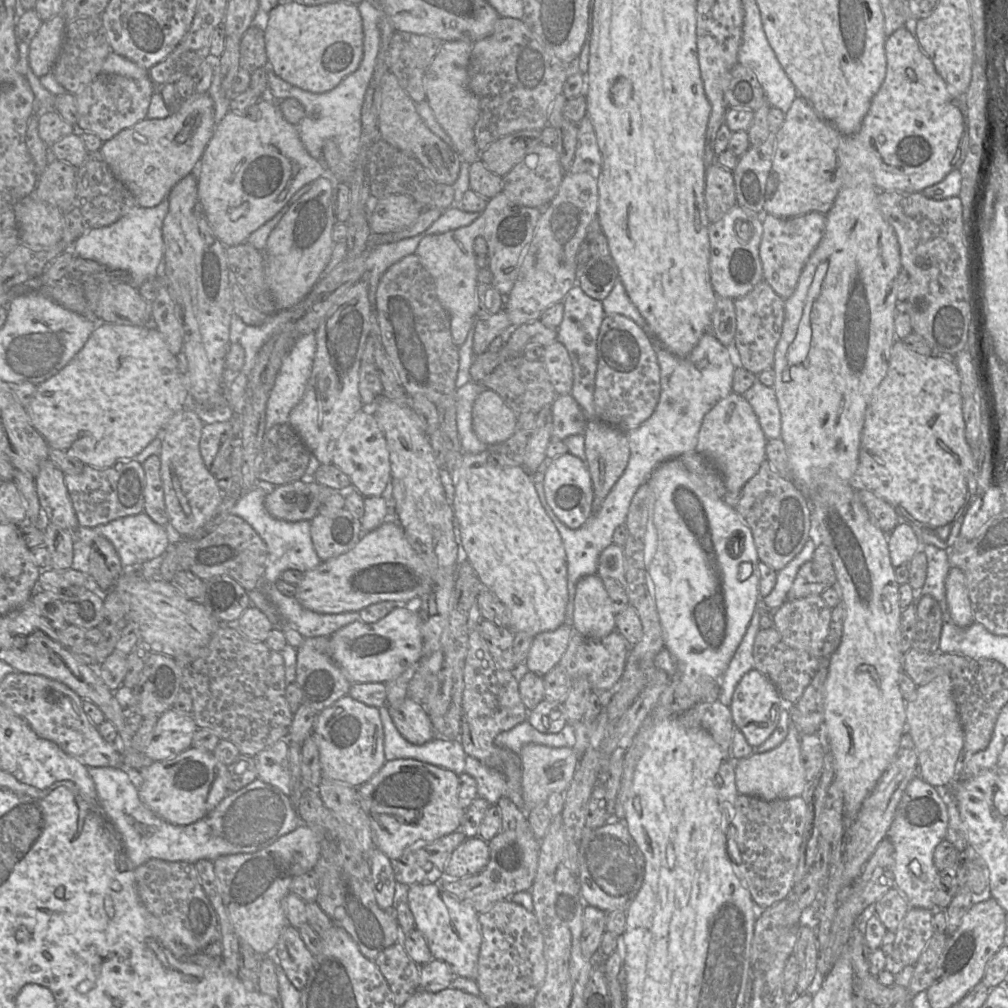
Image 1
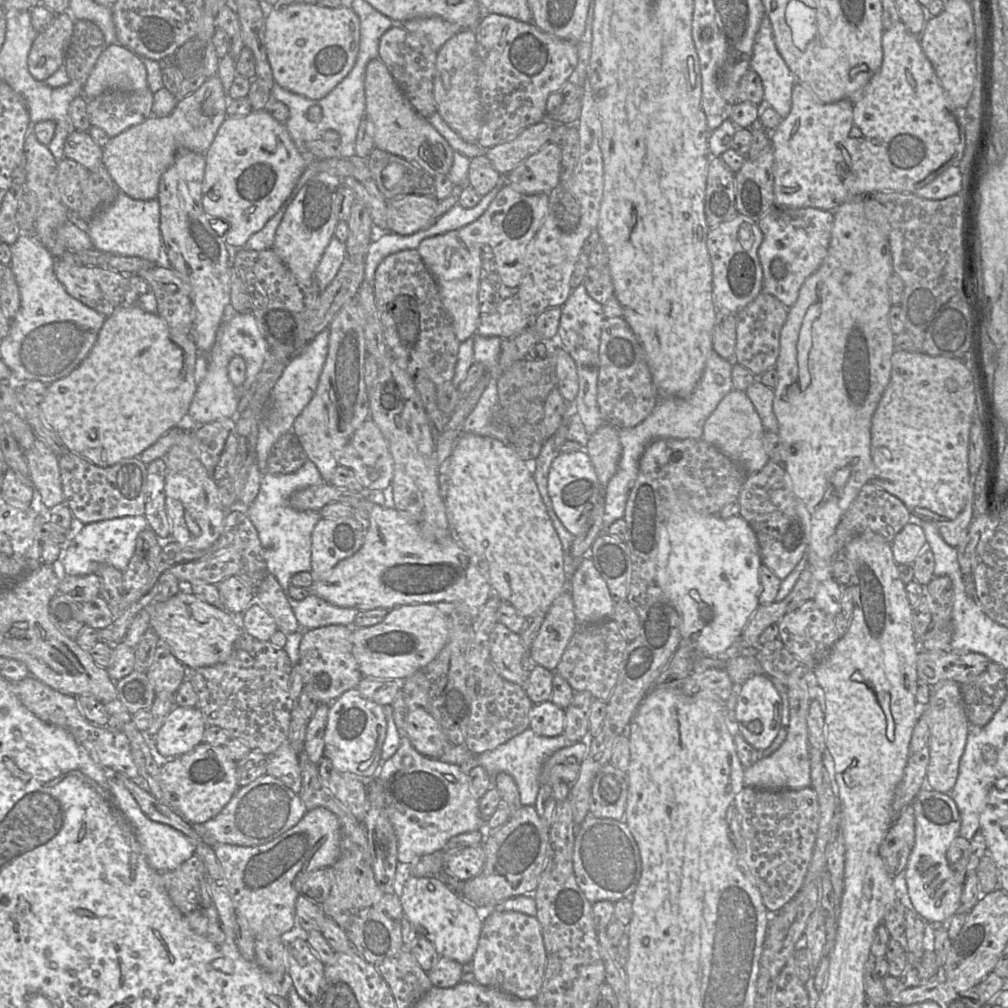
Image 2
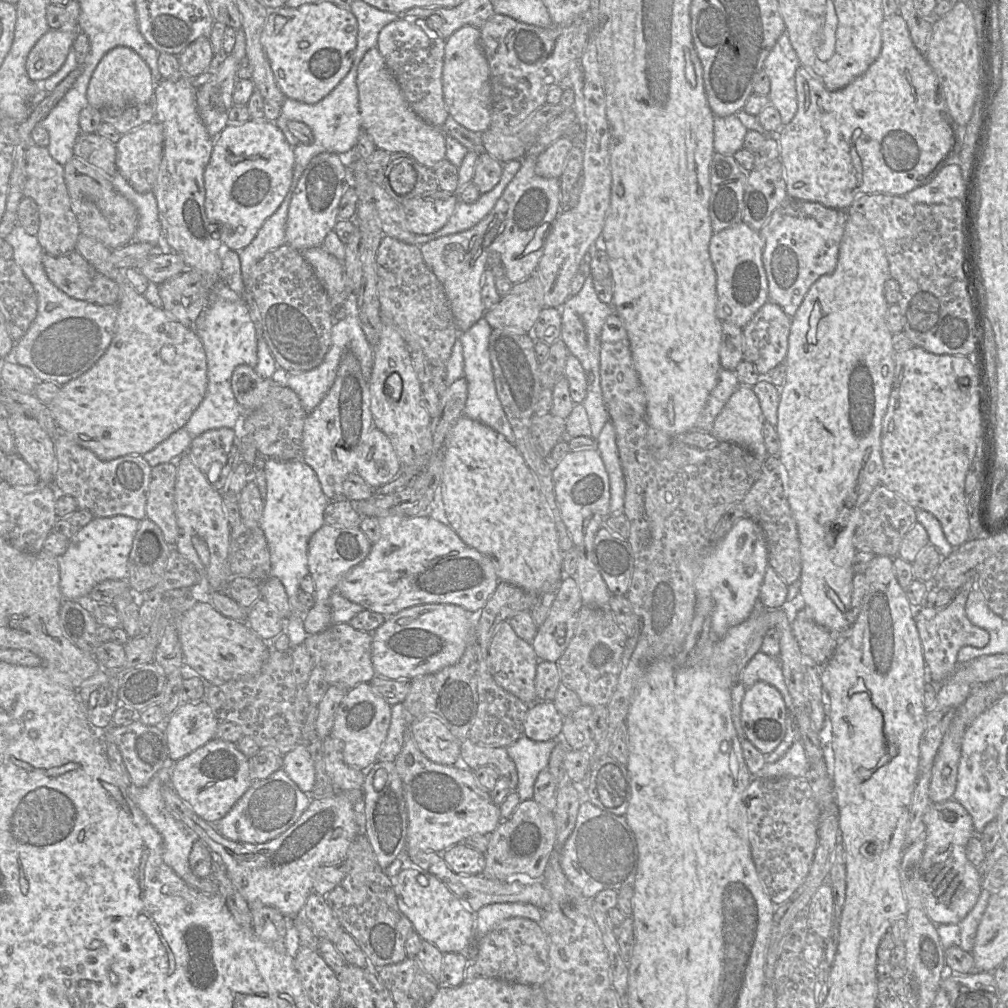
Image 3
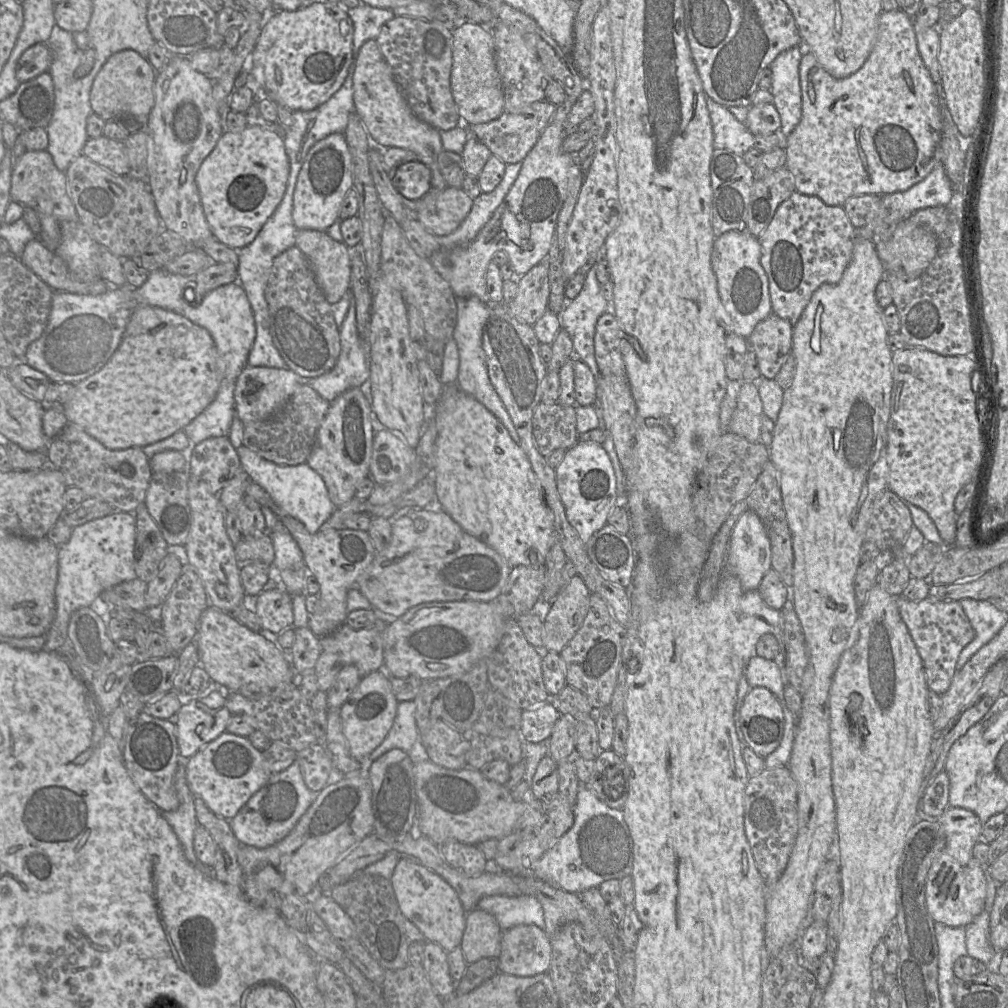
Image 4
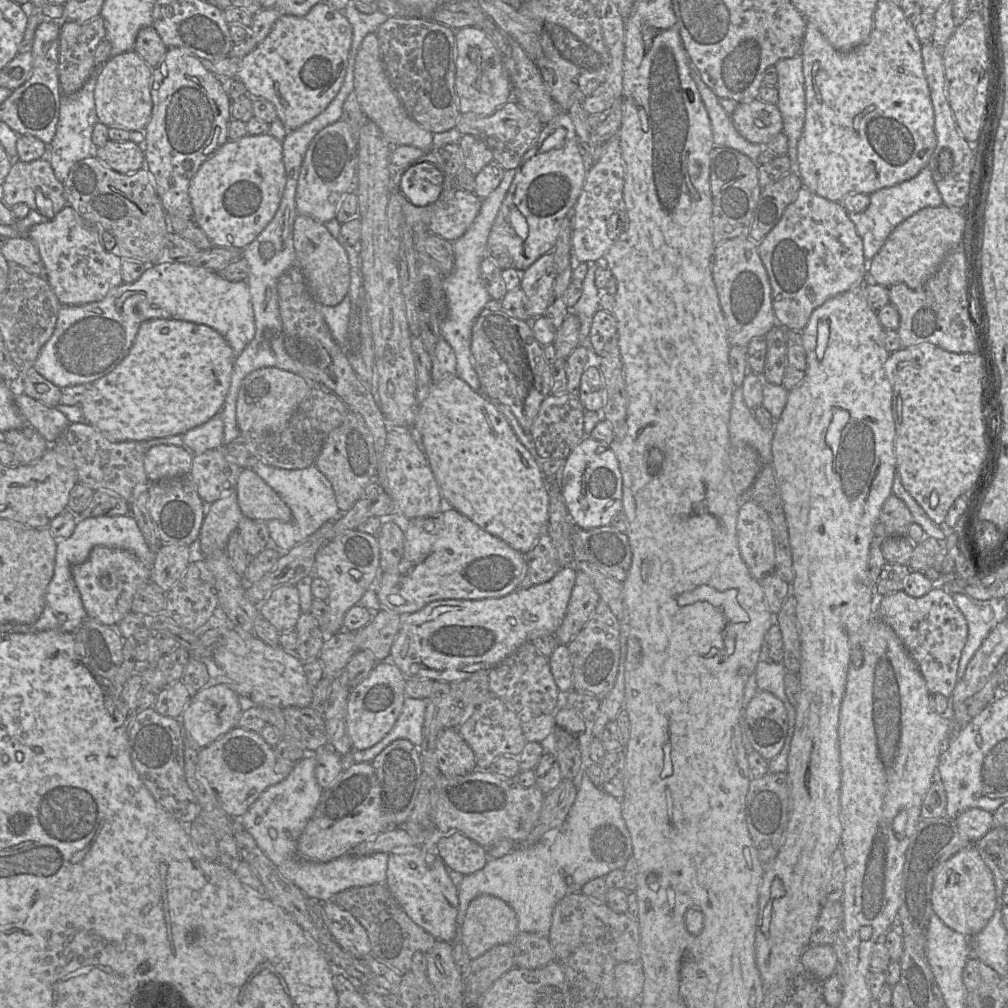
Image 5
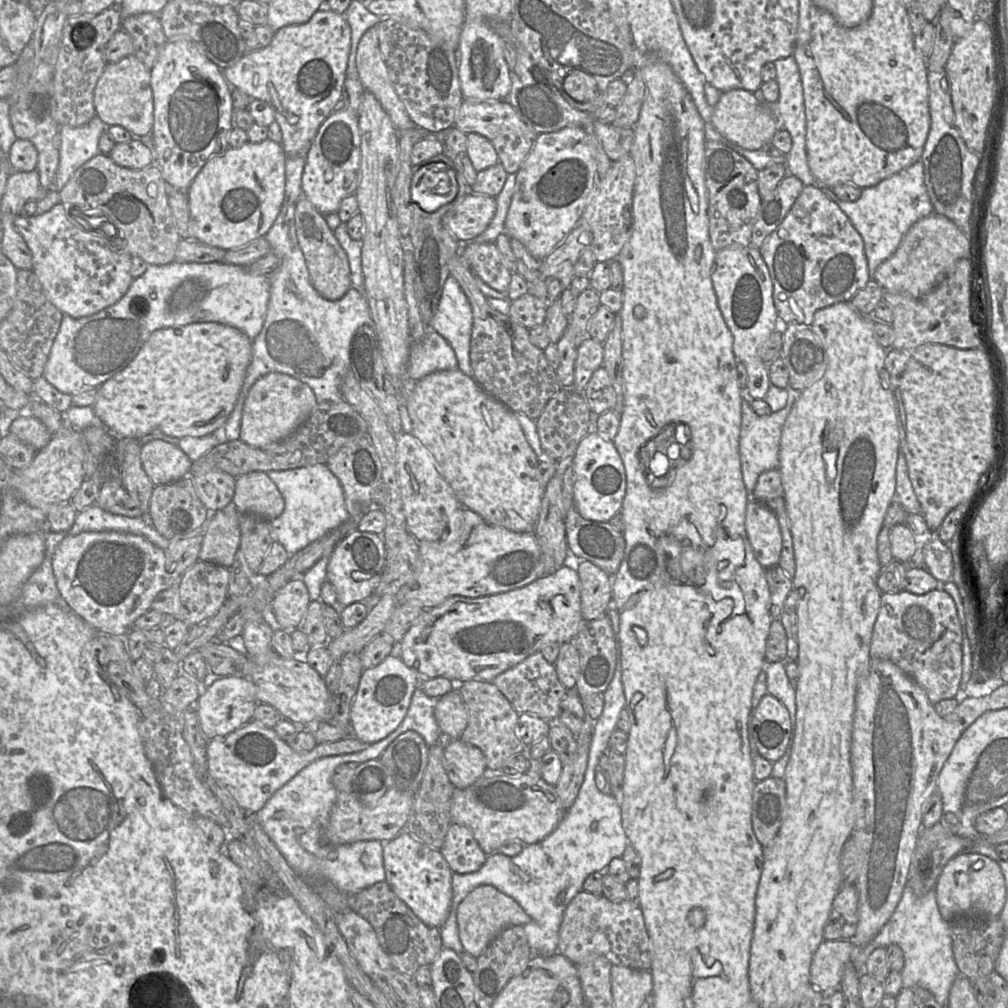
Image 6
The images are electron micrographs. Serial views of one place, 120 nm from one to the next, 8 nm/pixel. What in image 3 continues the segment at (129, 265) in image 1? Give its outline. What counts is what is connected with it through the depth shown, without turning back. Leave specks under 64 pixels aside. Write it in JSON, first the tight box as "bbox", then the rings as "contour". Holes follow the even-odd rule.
{"bbox":[109,173,162,246],"contour":[[[118,173],[109,178],[114,188],[137,209],[139,221],[132,242],[146,242],[153,246],[160,246],[162,243],[162,226],[153,192],[136,192],[125,178]]]}

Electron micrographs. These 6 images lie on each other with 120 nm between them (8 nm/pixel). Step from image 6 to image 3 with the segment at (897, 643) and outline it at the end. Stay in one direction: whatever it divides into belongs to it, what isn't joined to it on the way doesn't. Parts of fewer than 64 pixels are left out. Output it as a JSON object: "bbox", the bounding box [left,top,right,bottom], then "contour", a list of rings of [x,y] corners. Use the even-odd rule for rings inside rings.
{"bbox":[914,579,989,686],"contour":[[[976,579],[968,580],[954,594],[953,599],[931,619],[924,618],[914,611],[917,631],[920,637],[923,657],[927,669],[928,681],[936,686],[943,684],[958,667],[957,654],[963,646],[982,648],[989,642],[989,634],[986,630],[973,625],[965,613],[965,602],[972,589],[976,589]]]}

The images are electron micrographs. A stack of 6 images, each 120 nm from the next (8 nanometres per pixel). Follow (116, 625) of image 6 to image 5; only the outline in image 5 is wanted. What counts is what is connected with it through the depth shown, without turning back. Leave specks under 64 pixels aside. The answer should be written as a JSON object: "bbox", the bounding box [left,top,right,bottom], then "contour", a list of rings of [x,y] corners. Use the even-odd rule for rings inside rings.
{"bbox":[72,546,151,626],"contour":[[[105,546],[94,547],[84,562],[72,568],[72,576],[87,616],[107,626],[115,626],[131,612],[133,598],[140,588],[151,582],[150,574],[151,567],[144,565],[130,551]]]}

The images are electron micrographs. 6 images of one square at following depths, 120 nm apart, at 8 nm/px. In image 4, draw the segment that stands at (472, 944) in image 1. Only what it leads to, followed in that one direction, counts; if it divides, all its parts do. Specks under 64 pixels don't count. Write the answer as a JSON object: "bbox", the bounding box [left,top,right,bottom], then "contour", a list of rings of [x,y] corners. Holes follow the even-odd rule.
{"bbox":[390,857,467,953],"contour":[[[404,857],[399,858],[390,881],[401,912],[421,931],[426,942],[437,943],[447,953],[461,946],[467,912],[451,885],[434,871]]]}

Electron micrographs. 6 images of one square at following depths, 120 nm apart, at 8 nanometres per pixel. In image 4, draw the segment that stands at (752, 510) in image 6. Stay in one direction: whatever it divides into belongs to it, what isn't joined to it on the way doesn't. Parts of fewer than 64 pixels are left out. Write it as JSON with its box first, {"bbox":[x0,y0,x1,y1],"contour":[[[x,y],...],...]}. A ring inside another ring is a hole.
{"bbox":[725,510,771,591],"contour":[[[747,510],[733,528],[725,571],[736,576],[745,591],[751,591],[758,589],[762,578],[771,568],[771,544],[766,528],[755,512]]]}

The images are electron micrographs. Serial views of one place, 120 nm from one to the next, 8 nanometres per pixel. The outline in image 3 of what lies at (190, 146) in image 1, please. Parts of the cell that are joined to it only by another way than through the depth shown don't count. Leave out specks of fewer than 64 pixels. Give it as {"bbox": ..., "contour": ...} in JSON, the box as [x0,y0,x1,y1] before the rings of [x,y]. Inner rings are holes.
{"bbox":[116,54,240,193],"contour":[[[232,54],[225,55],[218,73],[197,90],[198,114],[212,138],[216,138],[229,123],[239,66],[240,61]],[[156,120],[121,135],[116,143],[118,174],[138,193],[153,191],[163,148],[163,128]]]}

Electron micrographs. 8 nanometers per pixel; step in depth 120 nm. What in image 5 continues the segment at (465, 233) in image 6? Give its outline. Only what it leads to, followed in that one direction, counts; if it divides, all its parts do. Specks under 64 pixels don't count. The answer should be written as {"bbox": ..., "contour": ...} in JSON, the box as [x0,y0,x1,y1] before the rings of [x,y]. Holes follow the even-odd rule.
{"bbox":[428,188,482,242],"contour":[[[458,188],[433,213],[428,230],[450,242],[462,237],[481,208],[482,199],[474,192]]]}

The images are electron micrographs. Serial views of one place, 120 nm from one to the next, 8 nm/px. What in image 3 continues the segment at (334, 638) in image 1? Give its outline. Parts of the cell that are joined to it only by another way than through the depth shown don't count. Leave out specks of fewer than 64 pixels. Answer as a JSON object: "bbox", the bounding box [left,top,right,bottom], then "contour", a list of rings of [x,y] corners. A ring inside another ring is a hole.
{"bbox":[372,603,476,680],"contour":[[[430,603],[401,610],[386,616],[385,622],[372,633],[372,663],[375,676],[391,680],[412,680],[456,664],[463,655],[469,635],[476,630],[476,615],[461,606]]]}

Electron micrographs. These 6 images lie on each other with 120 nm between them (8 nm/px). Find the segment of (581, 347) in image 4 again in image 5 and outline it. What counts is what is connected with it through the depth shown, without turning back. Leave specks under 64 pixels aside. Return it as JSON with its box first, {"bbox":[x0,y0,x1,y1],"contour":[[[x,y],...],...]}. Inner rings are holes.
{"bbox":[571,262,602,347],"contour":[[[587,262],[588,271],[583,280],[582,295],[571,309],[579,319],[580,344],[589,347],[589,333],[595,313],[600,309],[600,297],[602,292],[595,285],[595,273],[598,269],[596,262]]]}

